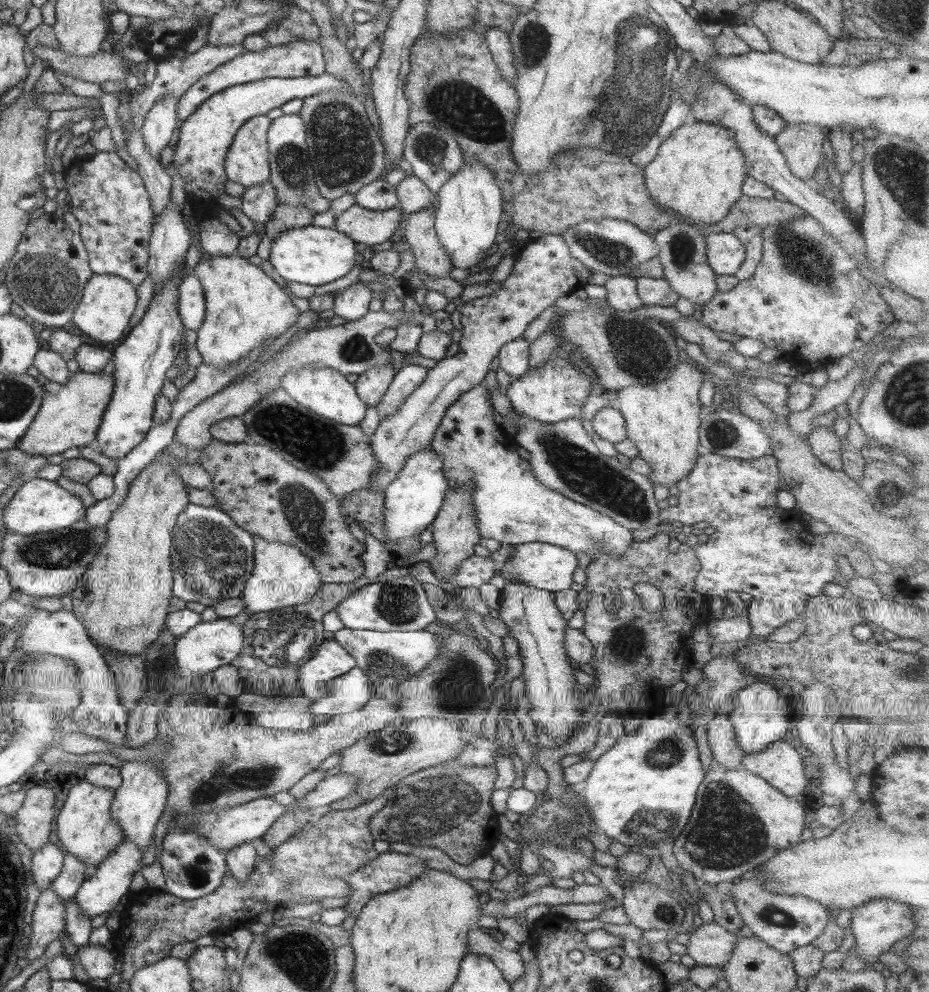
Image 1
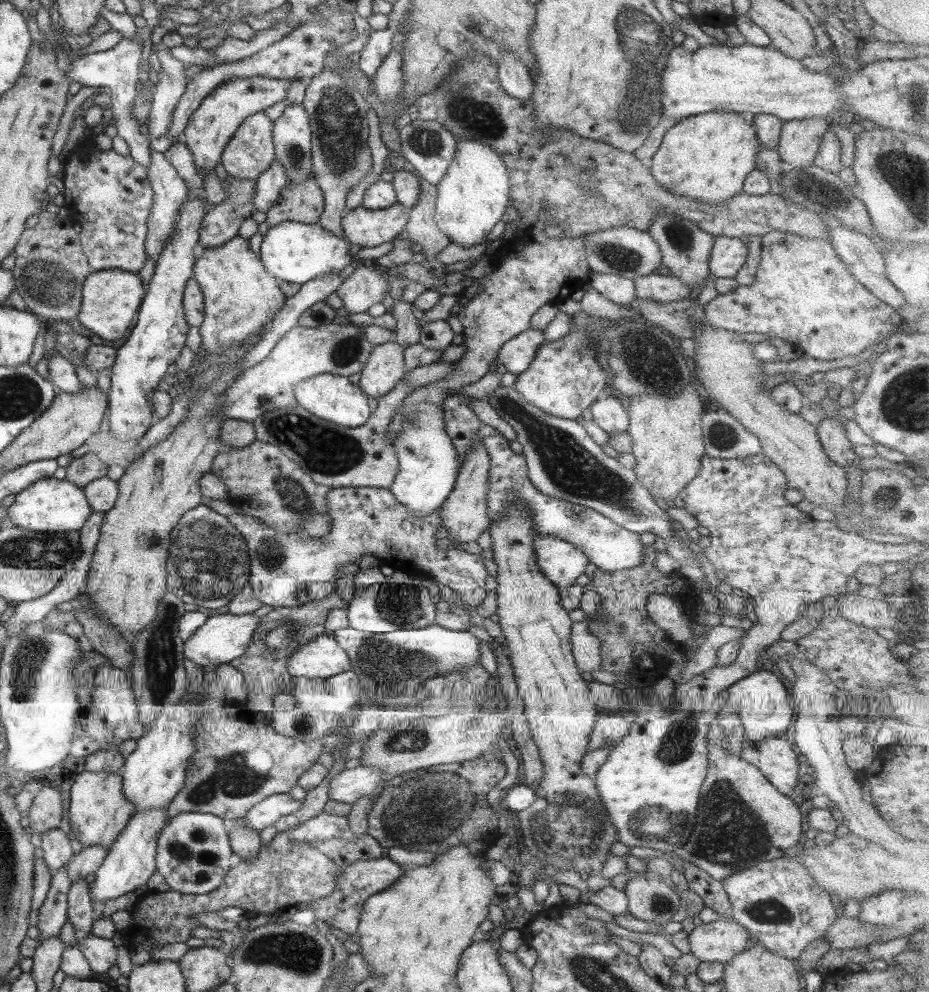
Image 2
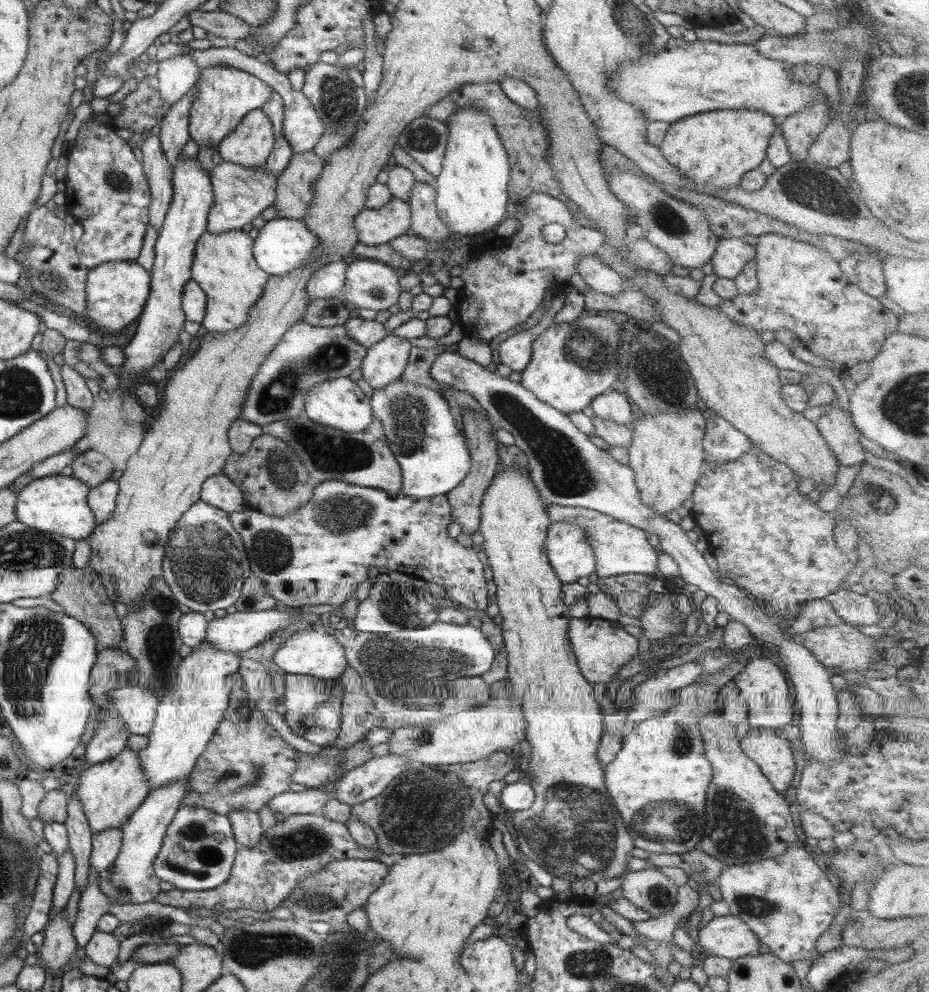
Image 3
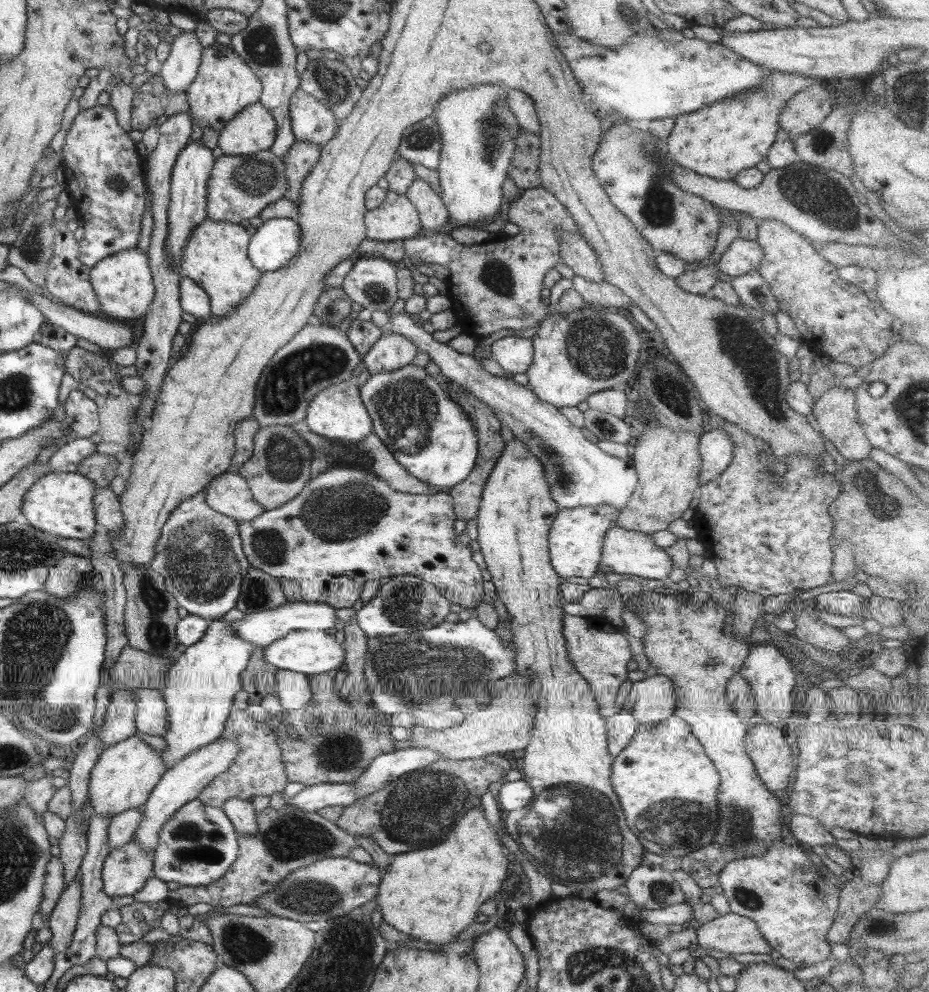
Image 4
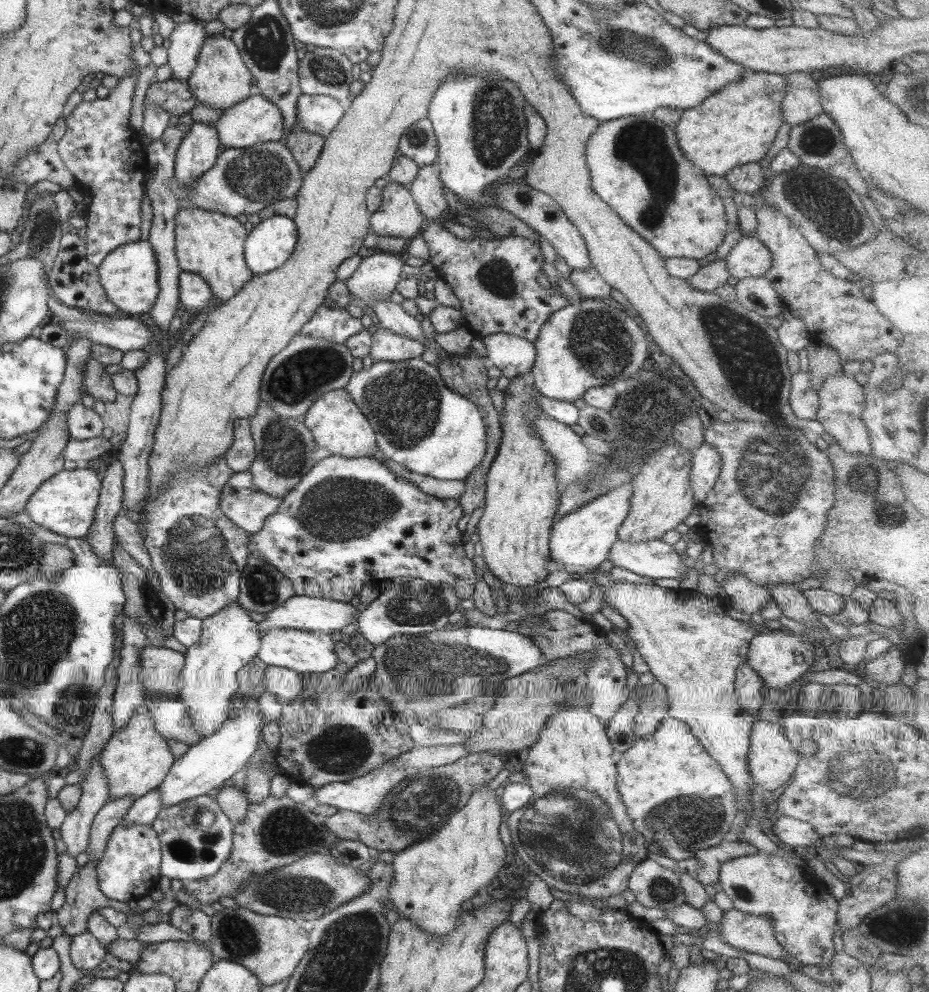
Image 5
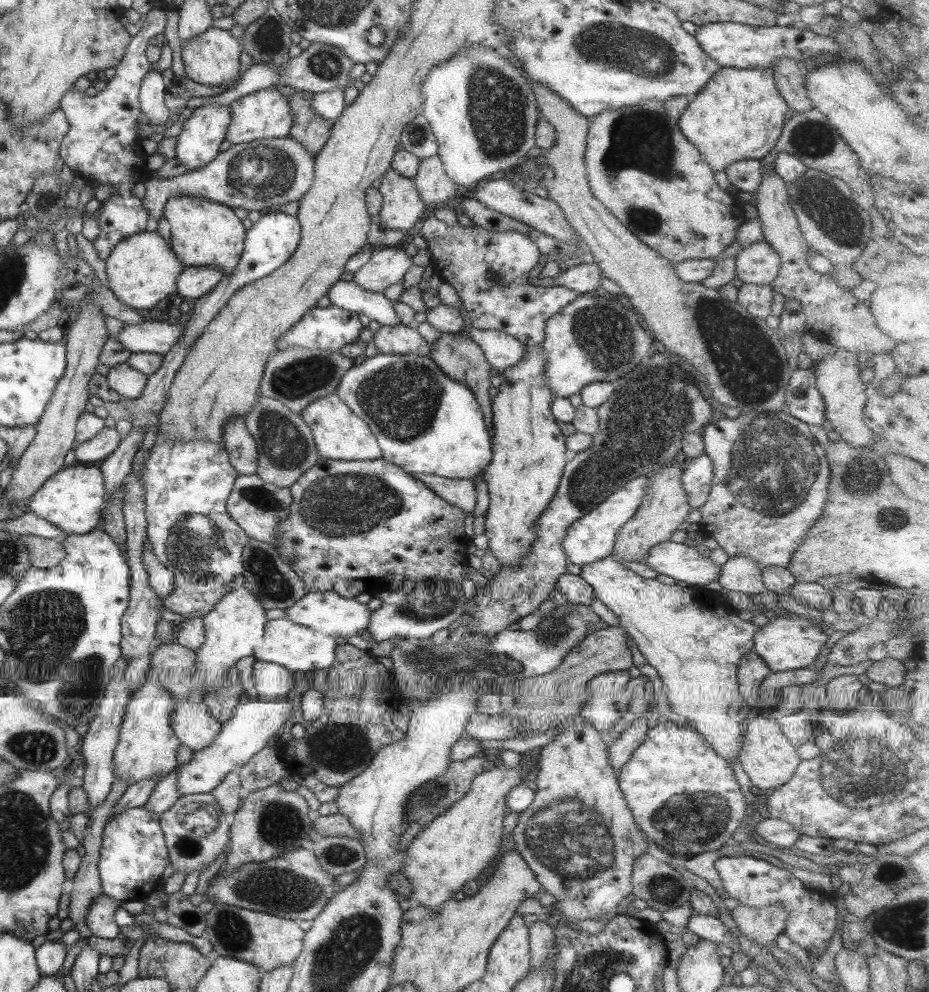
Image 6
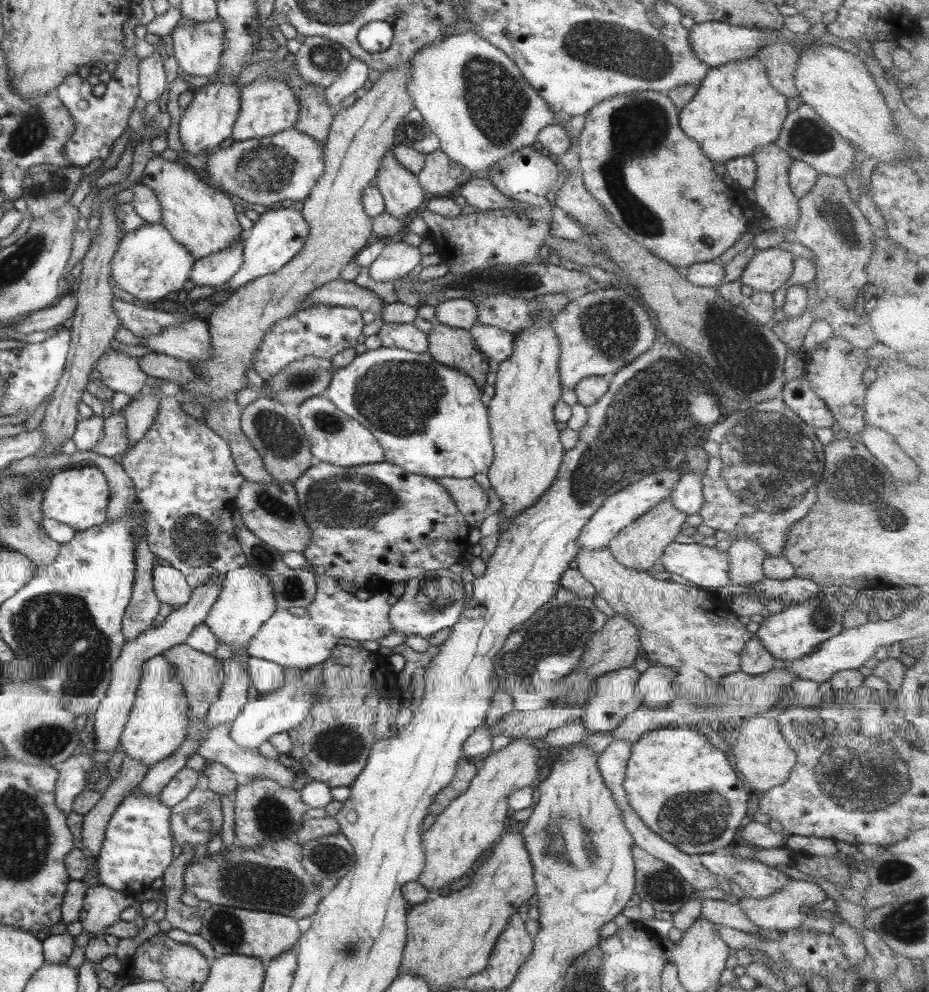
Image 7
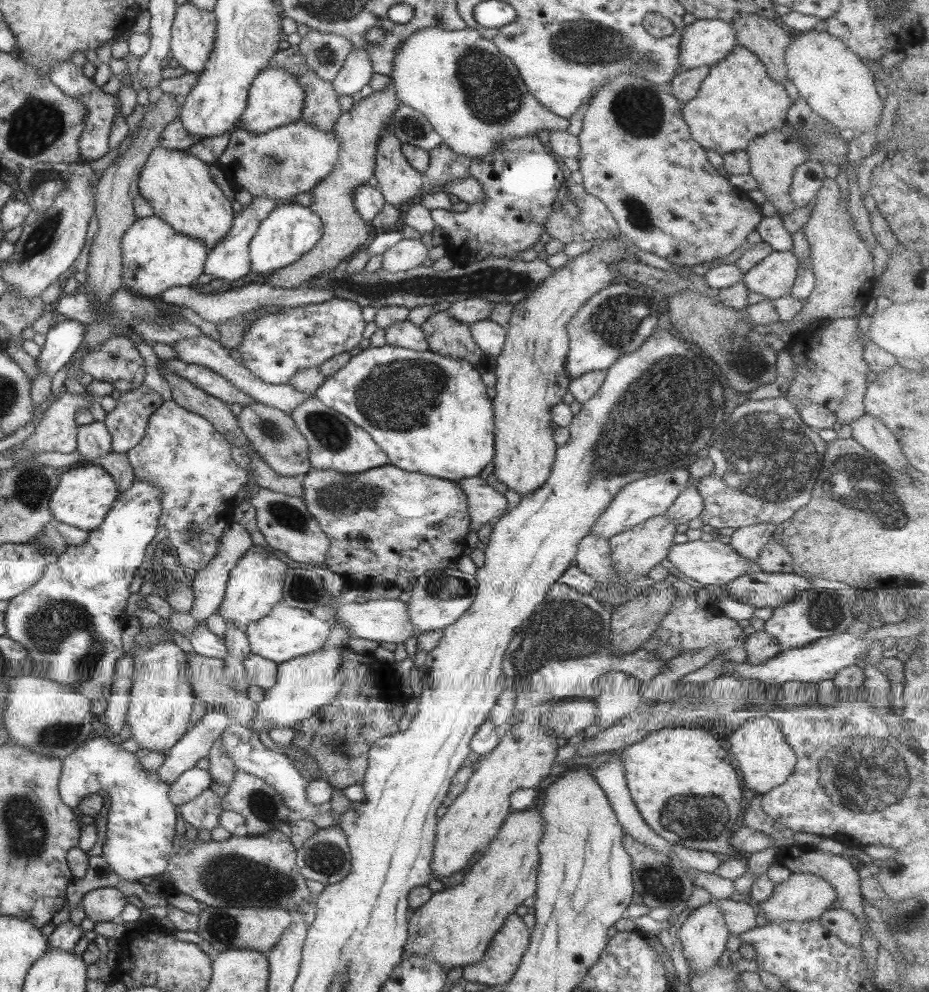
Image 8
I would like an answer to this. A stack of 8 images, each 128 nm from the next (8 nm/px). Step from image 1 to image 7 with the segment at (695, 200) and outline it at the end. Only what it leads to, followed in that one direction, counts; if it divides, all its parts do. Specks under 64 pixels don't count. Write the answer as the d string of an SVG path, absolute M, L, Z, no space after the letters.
M751 56L745 60L709 67L691 100L678 111L678 124L683 134L694 140L711 163L725 164L738 157L750 156L758 147L776 142L788 113L785 100L785 96L768 83L763 63L756 56Z

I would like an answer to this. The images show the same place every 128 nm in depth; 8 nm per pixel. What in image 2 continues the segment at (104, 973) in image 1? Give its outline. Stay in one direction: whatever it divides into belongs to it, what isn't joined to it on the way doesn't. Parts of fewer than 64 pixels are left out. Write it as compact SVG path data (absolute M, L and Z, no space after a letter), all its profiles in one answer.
M87 934L77 943L83 956L86 958L90 970L94 973L107 973L115 963L116 946L107 938L97 938Z

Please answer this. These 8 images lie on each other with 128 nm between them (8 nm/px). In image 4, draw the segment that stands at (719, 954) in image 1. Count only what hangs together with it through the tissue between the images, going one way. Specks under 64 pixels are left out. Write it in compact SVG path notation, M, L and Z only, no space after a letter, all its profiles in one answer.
M731 912L717 915L715 919L706 924L696 925L695 935L700 952L713 948L713 950L727 952L727 954L773 954L769 944L767 944L765 938L761 936L757 924Z

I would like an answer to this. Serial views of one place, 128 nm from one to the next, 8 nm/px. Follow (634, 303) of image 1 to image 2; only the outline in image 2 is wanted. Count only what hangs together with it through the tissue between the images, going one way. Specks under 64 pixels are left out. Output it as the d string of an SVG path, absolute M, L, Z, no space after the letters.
M590 272L588 284L601 296L613 302L613 304L627 307L633 302L634 282L629 278L616 276L615 274Z

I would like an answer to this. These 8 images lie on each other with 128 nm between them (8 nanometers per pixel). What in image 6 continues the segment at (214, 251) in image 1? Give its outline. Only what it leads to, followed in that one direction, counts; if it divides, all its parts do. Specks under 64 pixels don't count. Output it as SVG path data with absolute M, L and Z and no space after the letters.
M263 138L252 142L245 142L239 145L231 145L225 152L219 152L212 162L206 163L203 167L191 170L181 176L173 176L170 179L149 179L143 184L145 197L142 199L142 206L149 215L160 220L163 214L164 205L169 198L194 197L215 202L216 204L232 208L240 208L246 211L259 211L285 202L299 201L299 198L307 192L313 183L314 157L309 155L297 142L291 138Z

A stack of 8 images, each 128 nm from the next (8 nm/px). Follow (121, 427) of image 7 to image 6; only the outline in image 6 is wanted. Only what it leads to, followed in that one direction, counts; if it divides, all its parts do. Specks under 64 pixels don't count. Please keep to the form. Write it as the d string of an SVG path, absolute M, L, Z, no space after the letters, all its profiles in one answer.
M104 427L93 438L73 445L75 461L80 464L87 464L95 462L95 460L104 460L117 448L120 440L121 438L115 428Z

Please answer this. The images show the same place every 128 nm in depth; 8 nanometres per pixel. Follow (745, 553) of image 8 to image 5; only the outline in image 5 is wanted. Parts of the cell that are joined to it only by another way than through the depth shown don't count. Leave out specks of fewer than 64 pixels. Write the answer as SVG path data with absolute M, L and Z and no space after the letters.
M739 572L729 574L720 586L730 599L730 607L743 614L759 613L759 608L765 606L765 603L770 600L767 590L757 586L755 582L749 582Z

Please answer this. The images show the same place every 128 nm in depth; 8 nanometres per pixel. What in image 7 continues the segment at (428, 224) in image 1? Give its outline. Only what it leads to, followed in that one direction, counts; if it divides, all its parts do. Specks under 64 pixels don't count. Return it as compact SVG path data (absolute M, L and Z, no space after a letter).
M435 150L424 156L422 170L416 175L419 187L432 198L445 197L457 187L467 183L471 174Z

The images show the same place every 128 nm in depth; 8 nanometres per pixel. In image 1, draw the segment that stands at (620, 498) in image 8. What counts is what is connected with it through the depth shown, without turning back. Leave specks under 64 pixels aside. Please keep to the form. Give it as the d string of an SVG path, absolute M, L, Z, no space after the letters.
M537 541L514 545L513 548L513 555L507 558L499 571L504 580L523 582L527 586L533 586L533 588L553 593L565 590L571 586L571 582L573 582L572 574L575 572L578 564L578 560L573 552L569 552L569 550L559 546Z

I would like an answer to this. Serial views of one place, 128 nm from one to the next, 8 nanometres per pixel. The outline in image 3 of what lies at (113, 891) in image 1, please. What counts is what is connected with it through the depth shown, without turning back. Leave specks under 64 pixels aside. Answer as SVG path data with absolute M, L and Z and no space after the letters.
M189 774L183 778L177 778L175 782L159 786L157 790L149 791L144 801L129 815L127 822L121 825L121 847L119 847L119 853L113 861L113 871L109 877L109 884L119 890L126 889L130 894L130 906L151 902L161 891L159 890L160 880L153 872L153 858L162 848L167 825L171 823L177 809L181 806L187 779L189 779Z

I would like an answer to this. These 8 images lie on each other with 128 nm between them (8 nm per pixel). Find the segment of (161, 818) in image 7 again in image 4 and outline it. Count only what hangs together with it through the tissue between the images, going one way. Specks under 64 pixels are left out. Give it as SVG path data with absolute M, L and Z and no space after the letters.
M133 838L123 846L109 849L101 868L102 891L107 897L131 896L154 876L153 850L143 850Z

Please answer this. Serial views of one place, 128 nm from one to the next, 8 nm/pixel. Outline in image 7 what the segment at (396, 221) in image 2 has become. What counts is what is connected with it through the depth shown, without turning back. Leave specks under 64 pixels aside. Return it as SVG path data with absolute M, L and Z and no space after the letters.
M390 151L383 156L376 177L375 188L384 201L384 212L401 223L407 222L425 200L416 176L401 167Z

